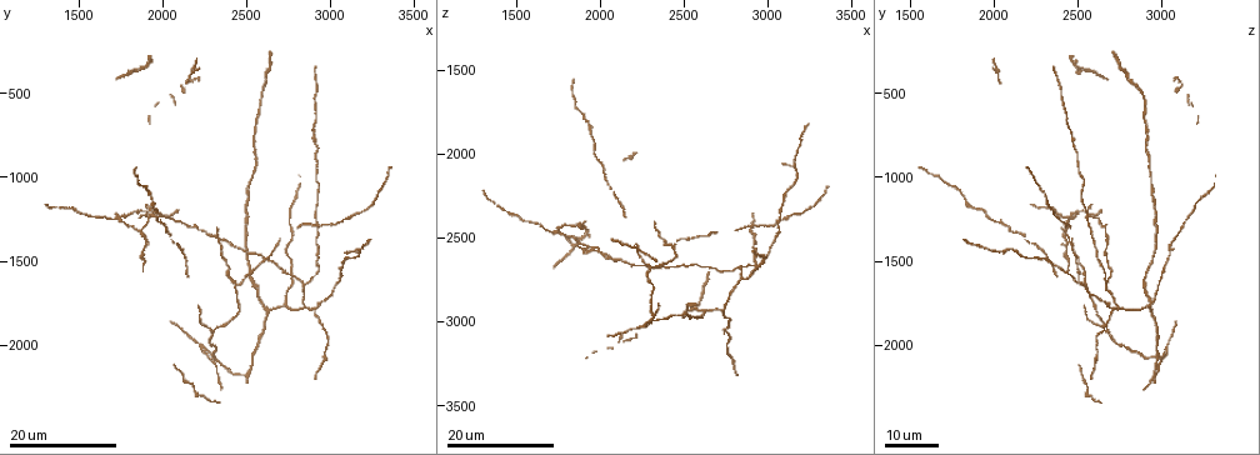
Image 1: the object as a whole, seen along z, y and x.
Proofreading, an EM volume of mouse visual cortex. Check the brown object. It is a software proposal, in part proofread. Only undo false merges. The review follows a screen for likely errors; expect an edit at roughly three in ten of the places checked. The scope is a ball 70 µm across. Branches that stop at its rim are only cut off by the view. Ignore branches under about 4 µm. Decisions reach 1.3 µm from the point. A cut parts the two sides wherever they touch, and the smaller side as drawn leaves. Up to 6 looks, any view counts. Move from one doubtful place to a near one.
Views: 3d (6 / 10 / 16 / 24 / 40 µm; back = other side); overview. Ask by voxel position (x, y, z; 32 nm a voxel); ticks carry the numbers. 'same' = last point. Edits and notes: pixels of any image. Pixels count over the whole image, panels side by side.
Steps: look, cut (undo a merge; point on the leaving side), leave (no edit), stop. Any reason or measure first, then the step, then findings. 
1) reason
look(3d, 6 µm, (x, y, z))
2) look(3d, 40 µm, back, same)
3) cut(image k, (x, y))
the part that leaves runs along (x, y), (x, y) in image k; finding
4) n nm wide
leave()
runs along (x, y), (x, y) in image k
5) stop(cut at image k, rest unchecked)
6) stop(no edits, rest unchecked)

look(3d, 24 µm, (2080, 1400, 2240))

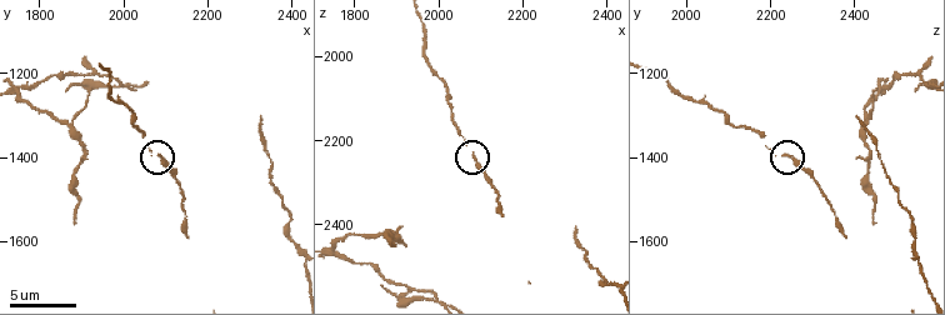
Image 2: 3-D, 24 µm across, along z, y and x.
look(3d, 6 µm, (2095, 1410, 2260))

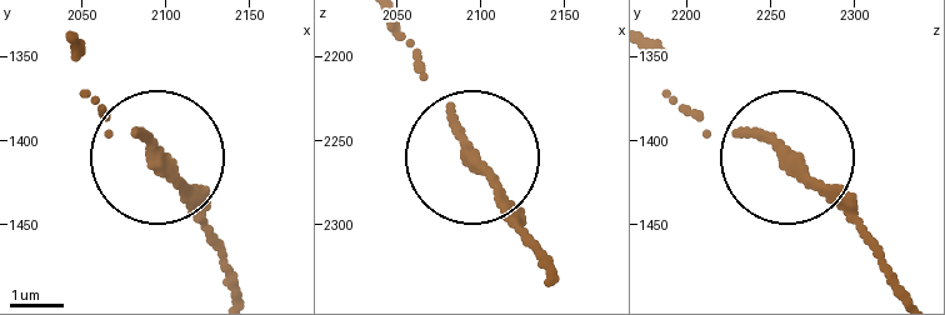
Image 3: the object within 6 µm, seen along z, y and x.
other side
look(3d, 6 µm, back, (2094, 1408, 2260))

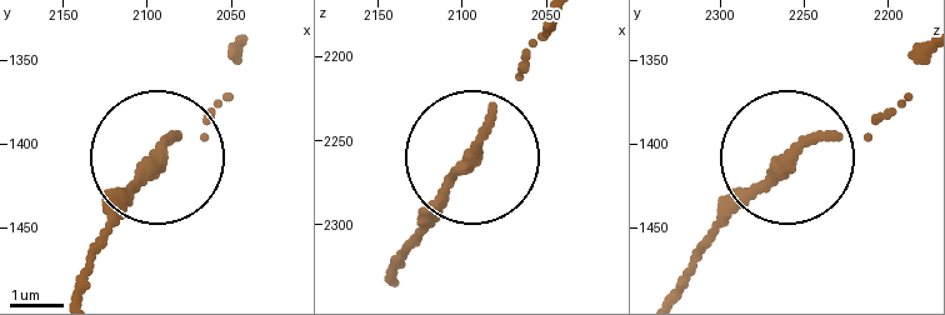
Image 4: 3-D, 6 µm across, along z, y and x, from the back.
220 nm wide
leave()
continuous, no second neuron

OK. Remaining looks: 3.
three arms meet
look(3d, 16 µm, (2840, 1780, 2740))

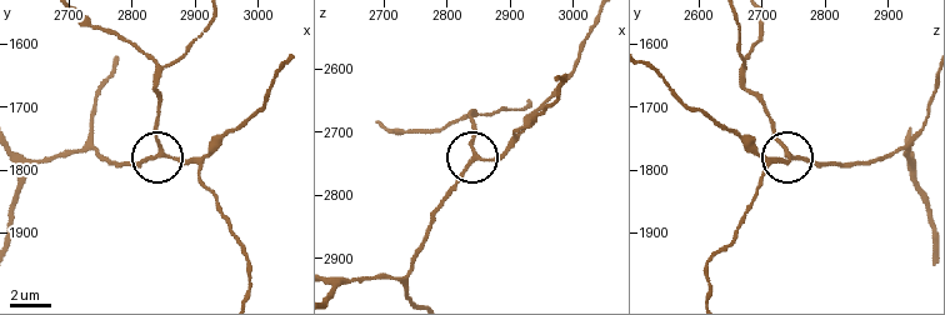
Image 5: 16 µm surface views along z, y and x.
look(3d, 10 µm, (2845, 1775, 2745))

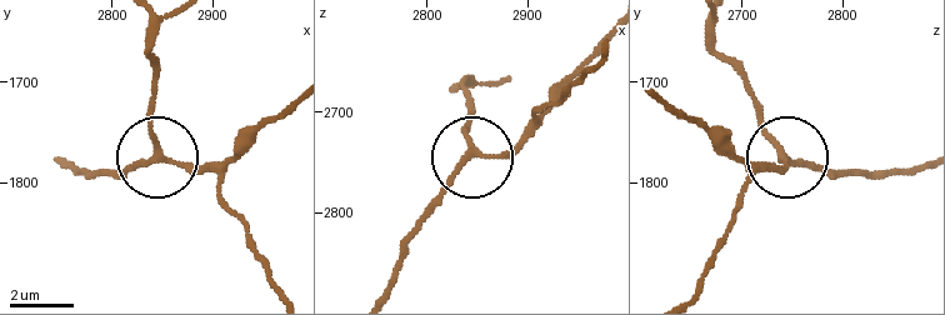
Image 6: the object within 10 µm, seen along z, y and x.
3 arms
leave()
runs along (148, 23), (156, 79), (148, 128), (159, 158), (226, 168) in image 6; all the same neuron

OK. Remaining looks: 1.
stop(no edits, rest unchecked)

